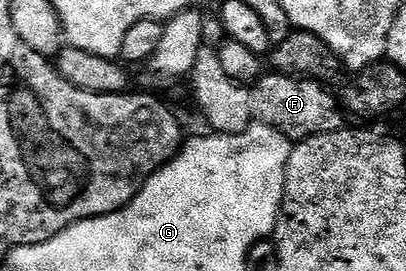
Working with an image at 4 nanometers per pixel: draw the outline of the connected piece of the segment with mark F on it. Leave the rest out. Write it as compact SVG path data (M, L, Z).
M280 73L262 74L260 81L252 84L249 92L253 118L256 122L283 133L291 141L340 131L346 126L347 115L338 96L329 91L332 90L326 84L316 83L314 79L298 79L295 75Z

